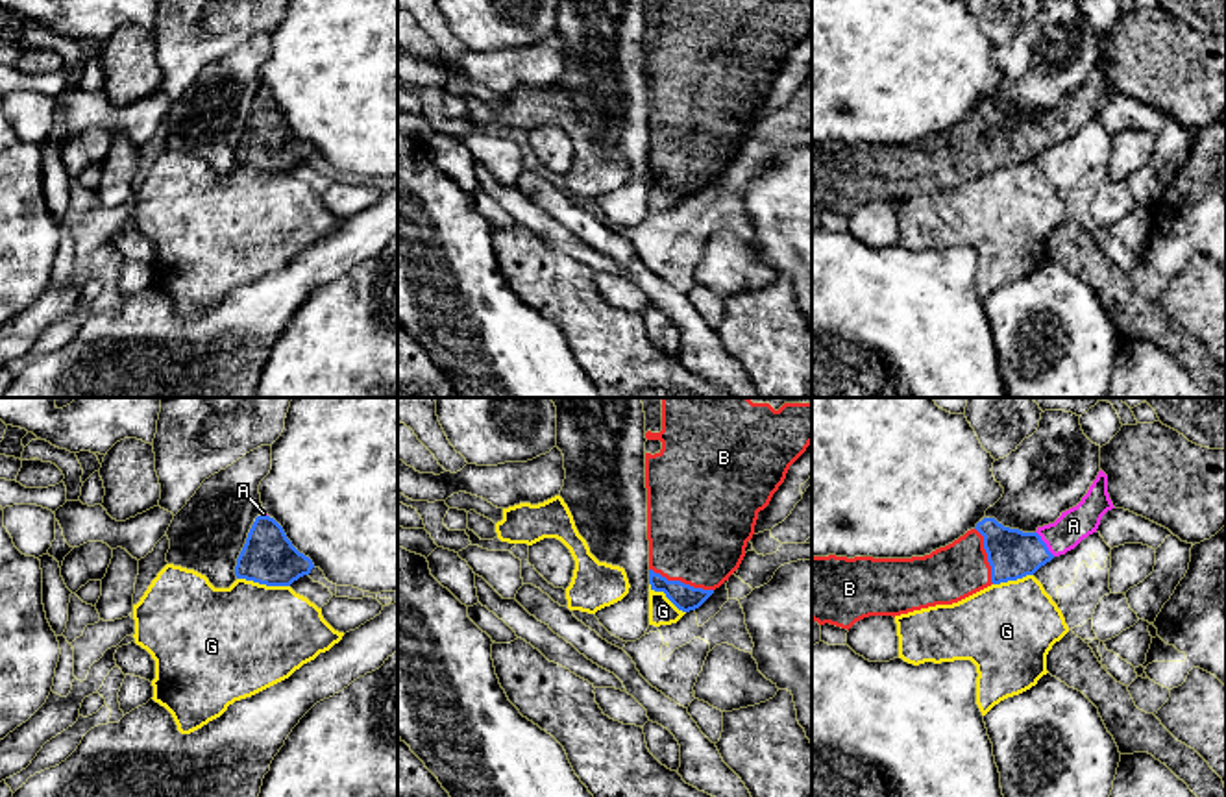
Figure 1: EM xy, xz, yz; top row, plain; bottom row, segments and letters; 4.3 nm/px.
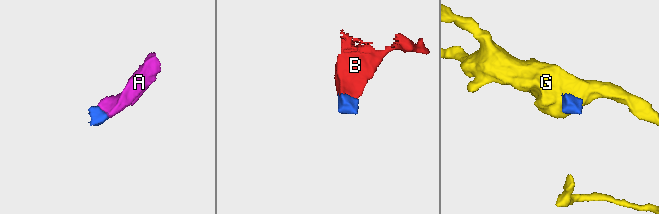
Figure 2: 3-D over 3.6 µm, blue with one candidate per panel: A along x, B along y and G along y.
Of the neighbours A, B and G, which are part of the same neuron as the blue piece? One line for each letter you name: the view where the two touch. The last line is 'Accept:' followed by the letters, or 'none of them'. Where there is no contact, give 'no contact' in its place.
A: yz
B: xz
Accept: A, B

